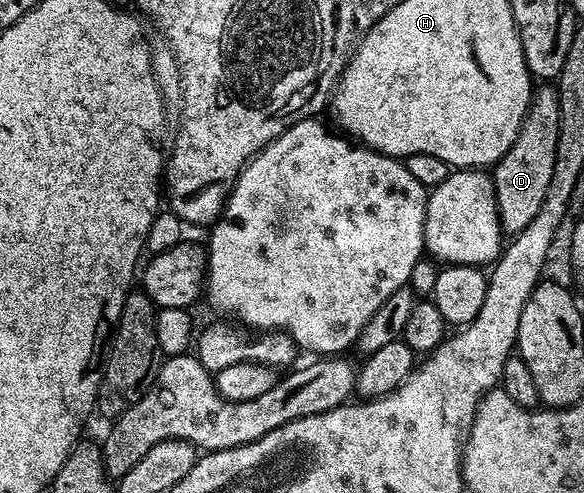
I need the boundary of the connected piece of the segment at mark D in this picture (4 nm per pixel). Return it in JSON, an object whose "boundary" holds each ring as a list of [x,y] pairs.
{"boundary":[[[553,86],[537,88],[521,134],[500,162],[493,164],[494,192],[498,198],[498,216],[502,230],[519,233],[532,221],[544,205],[554,168],[558,166],[558,145],[562,133],[562,106]]]}

